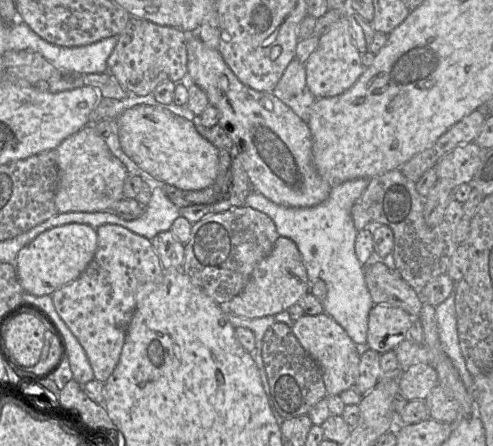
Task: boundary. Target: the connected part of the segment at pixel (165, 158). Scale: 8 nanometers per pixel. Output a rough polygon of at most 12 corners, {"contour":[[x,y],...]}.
{"contour":[[147,104],[117,118],[123,151],[182,191],[217,182],[195,115]]}

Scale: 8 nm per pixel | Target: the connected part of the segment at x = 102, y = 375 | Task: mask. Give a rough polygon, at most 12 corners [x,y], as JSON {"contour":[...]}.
{"contour":[[115,224],[77,279],[53,292],[94,379],[118,364],[139,289],[164,268]]}

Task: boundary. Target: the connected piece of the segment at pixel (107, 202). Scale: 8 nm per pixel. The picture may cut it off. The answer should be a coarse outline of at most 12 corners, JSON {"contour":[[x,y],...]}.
{"contour":[[87,125],[56,151],[59,213],[109,211],[128,171]]}

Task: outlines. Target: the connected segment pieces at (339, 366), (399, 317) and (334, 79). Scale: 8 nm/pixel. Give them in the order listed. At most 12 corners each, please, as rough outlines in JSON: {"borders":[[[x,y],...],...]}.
{"borders":[[[324,312],[291,328],[328,395],[354,388],[362,348]],[[375,304],[367,347],[379,354],[408,338],[405,310]],[[347,17],[304,64],[316,99],[341,95],[365,67]]]}

